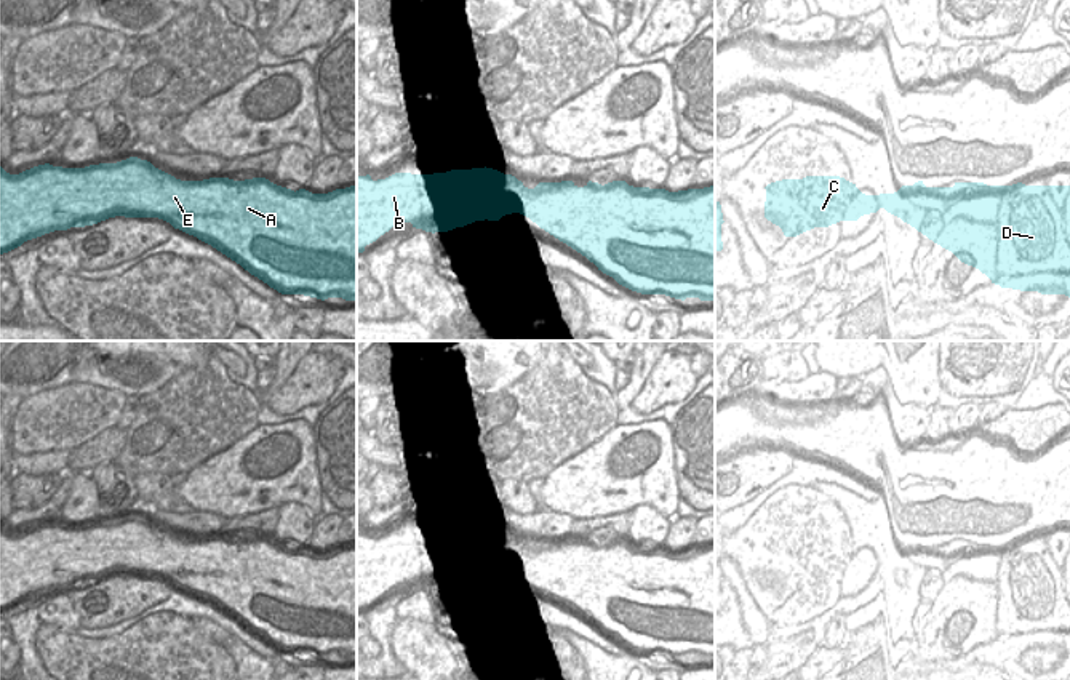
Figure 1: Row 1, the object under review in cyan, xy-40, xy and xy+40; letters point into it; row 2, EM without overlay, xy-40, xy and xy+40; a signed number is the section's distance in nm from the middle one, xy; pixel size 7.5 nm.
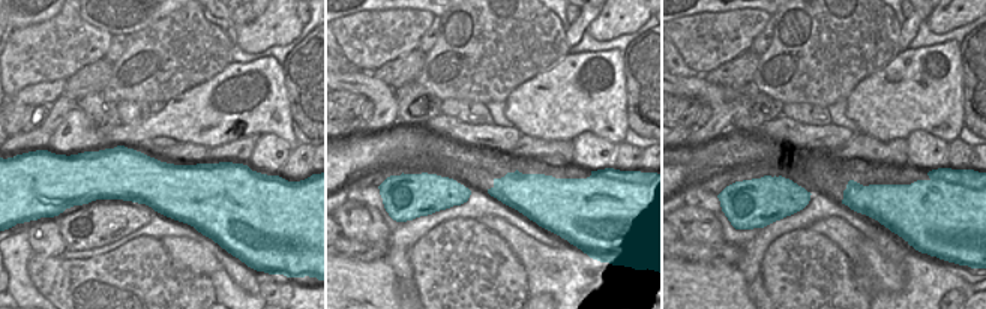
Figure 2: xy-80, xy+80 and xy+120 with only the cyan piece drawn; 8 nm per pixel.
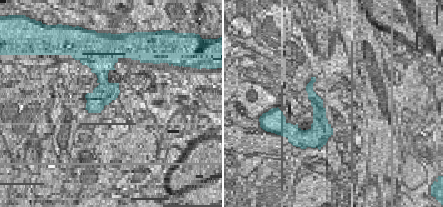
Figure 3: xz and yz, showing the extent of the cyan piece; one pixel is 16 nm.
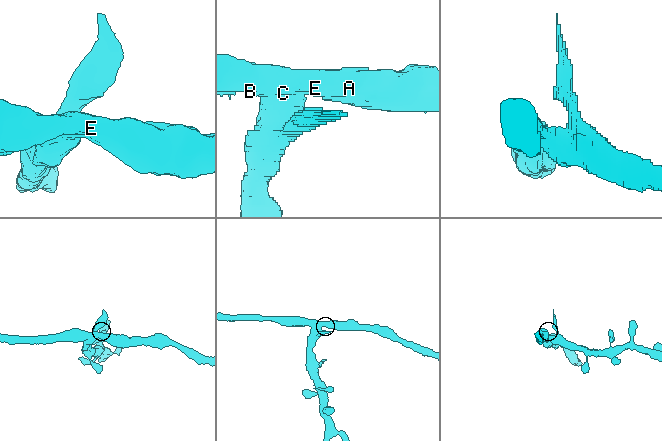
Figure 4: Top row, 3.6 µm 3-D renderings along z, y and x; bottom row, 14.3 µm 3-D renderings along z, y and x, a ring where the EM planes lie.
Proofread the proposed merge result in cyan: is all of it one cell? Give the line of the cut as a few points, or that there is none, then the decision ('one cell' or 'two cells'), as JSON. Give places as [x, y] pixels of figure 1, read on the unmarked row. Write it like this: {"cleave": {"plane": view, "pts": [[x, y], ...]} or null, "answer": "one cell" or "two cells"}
{"cleave": {"plane": "xy+40", "pts": [[776, 559], [826, 548], [842, 552], [851, 564], [869, 572]]}, "answer": "two cells"}

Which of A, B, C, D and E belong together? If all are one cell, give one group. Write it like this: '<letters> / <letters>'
A B D E / C

